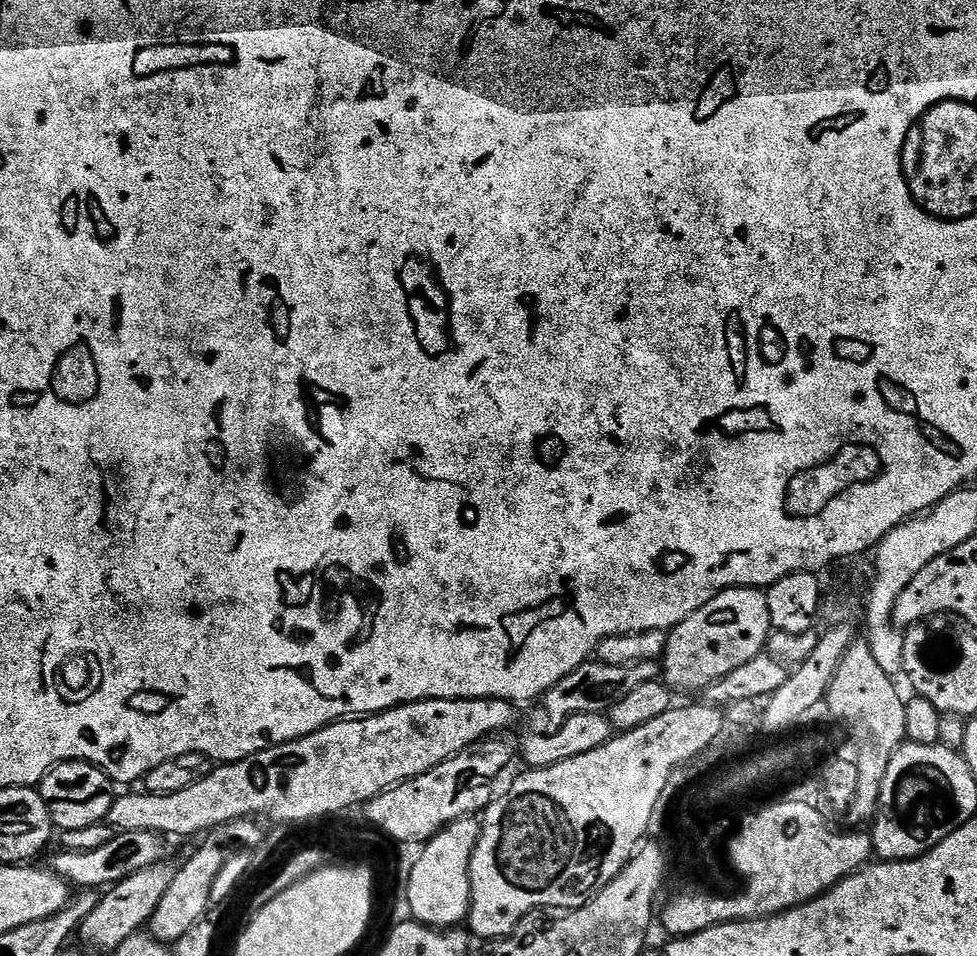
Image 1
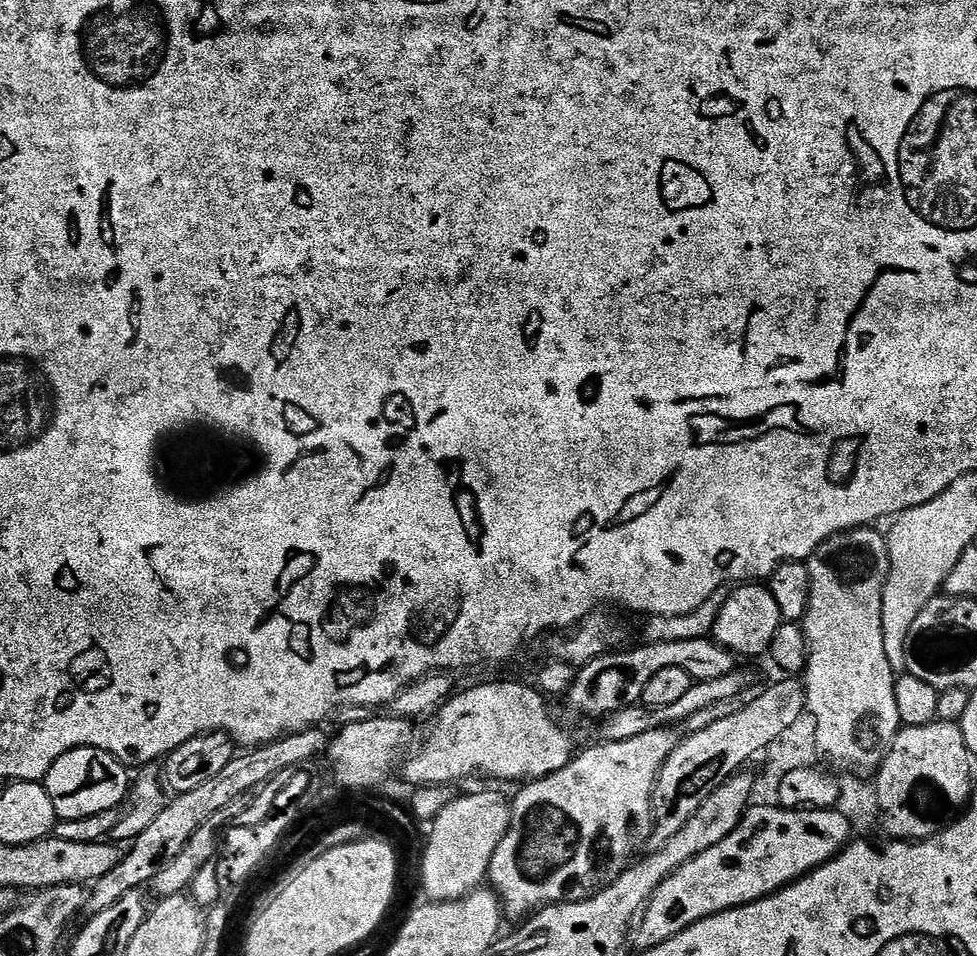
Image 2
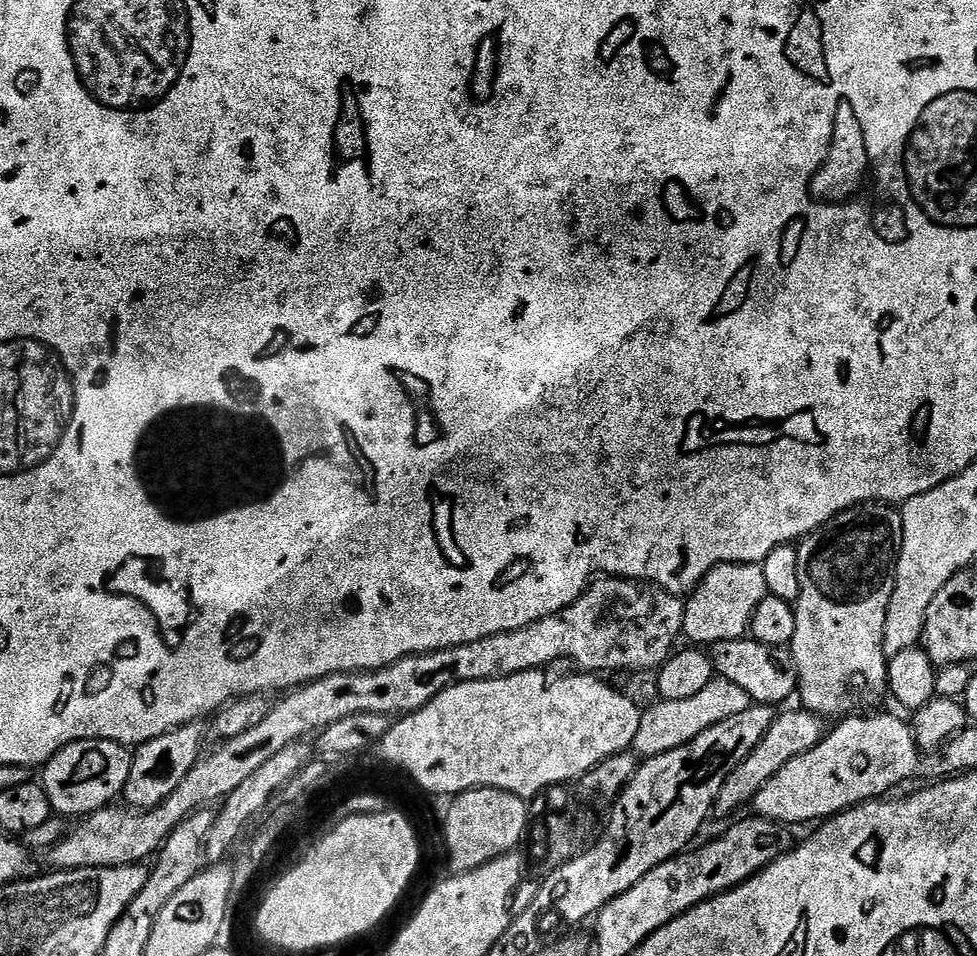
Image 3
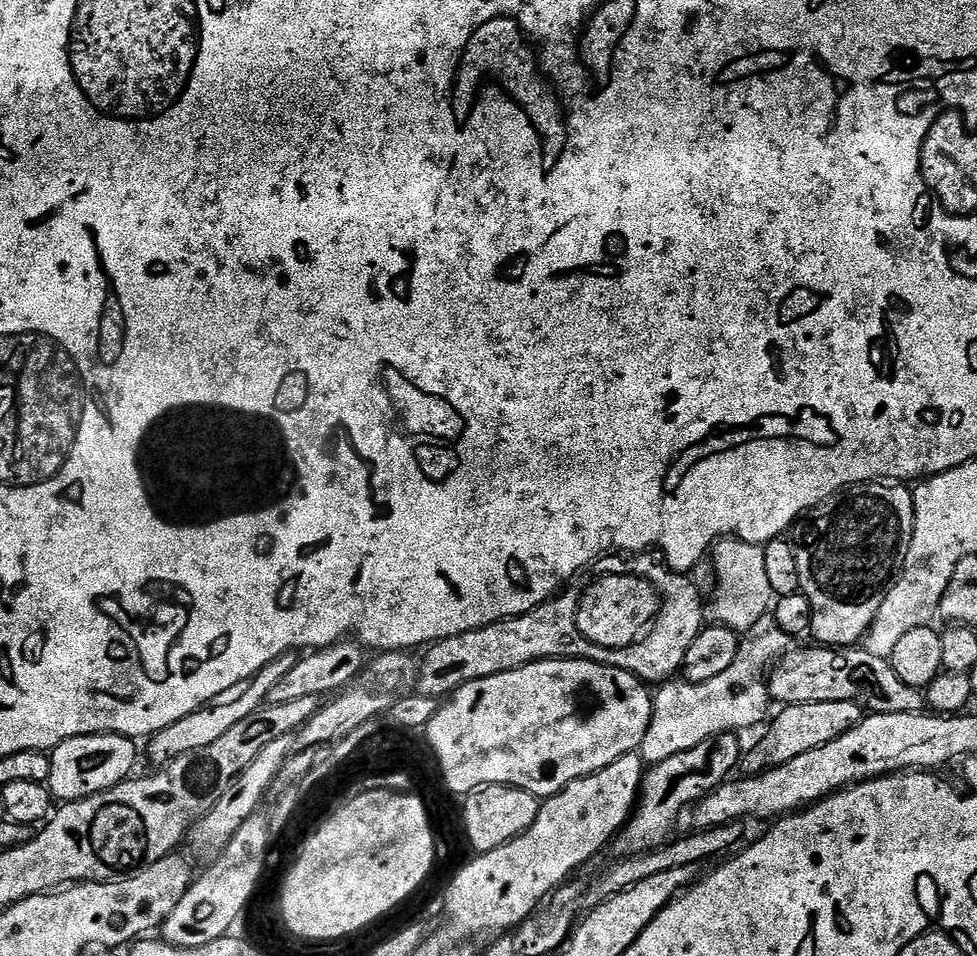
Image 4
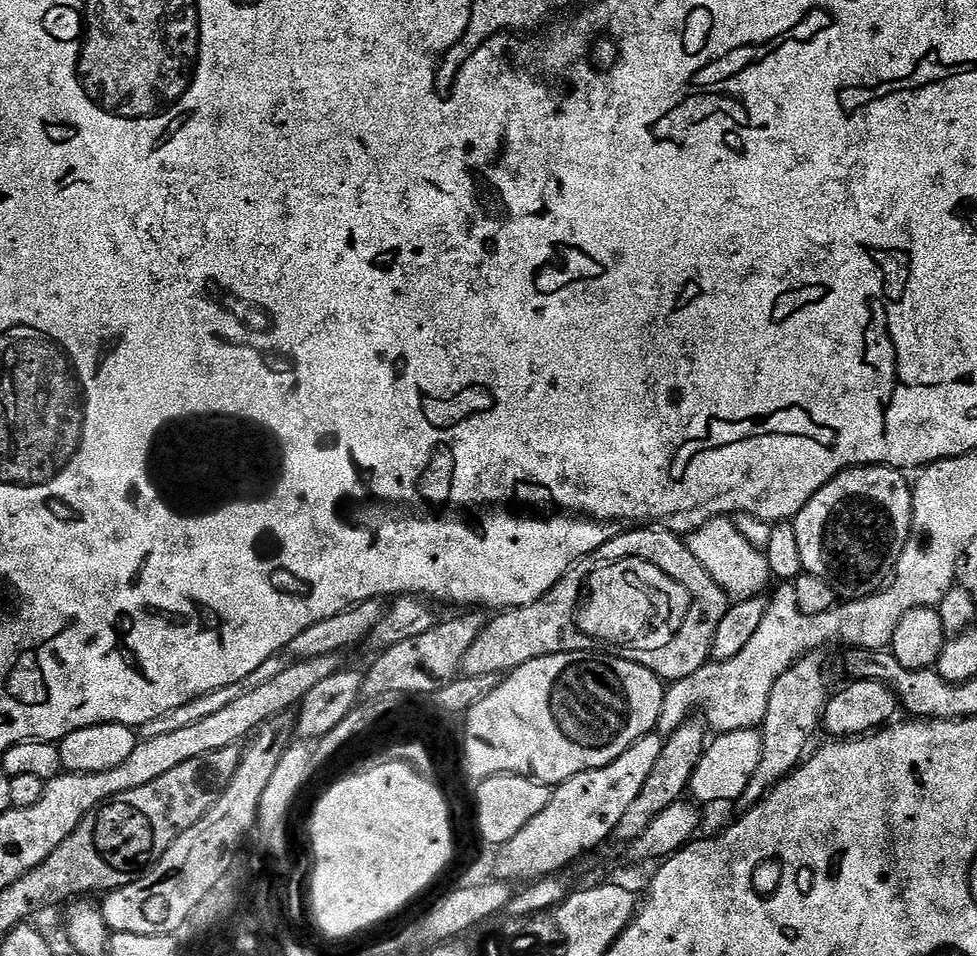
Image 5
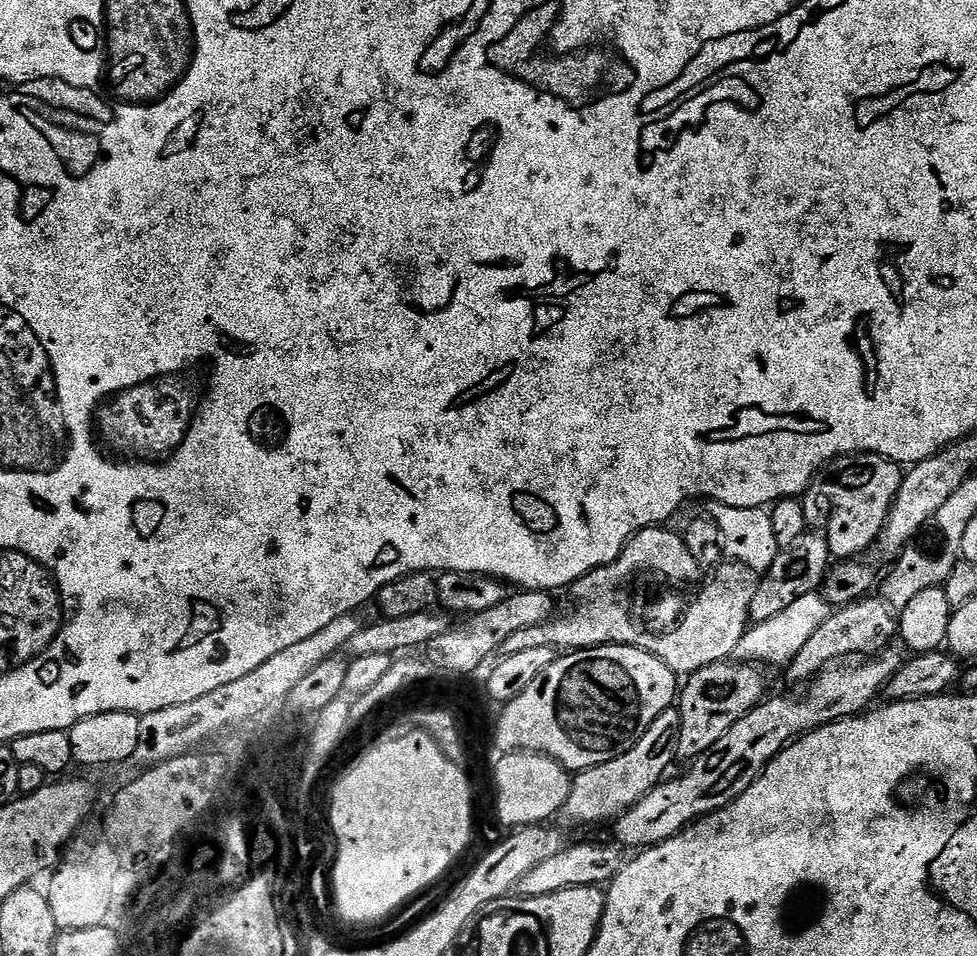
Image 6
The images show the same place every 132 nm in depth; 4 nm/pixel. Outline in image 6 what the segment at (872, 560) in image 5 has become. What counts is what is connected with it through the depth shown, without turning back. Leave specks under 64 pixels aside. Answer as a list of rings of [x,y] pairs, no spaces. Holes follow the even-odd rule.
[[[871,452],[841,456],[831,461],[830,466],[815,477],[814,492],[816,488],[817,494],[828,503],[832,511],[828,516],[828,529],[822,532],[828,540],[829,557],[840,562],[860,558],[875,545],[902,481],[904,472],[901,465],[874,456]]]

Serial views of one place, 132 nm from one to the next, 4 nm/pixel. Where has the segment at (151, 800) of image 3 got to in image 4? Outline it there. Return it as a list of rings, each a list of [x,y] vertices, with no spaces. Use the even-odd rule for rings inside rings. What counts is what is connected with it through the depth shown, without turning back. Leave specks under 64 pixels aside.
[[[292,654],[274,658],[257,676],[248,681],[246,694],[241,694],[238,702],[229,702],[226,706],[213,702],[199,708],[194,714],[172,723],[166,730],[157,732],[147,741],[149,760],[156,764],[154,766],[166,766],[170,761],[177,760],[182,754],[189,753],[190,750],[202,750],[202,746],[210,746],[210,742],[222,738],[222,734],[227,734],[233,726],[238,726],[238,722],[242,722],[242,718],[250,718],[250,714],[265,707],[270,690],[274,686],[278,686],[278,682],[290,670],[294,670],[296,662],[297,657]]]

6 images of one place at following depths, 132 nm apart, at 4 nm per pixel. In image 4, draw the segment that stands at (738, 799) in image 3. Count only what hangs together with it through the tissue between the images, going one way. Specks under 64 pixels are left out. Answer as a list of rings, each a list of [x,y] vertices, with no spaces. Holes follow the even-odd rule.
[[[855,700],[846,702],[810,702],[809,704],[790,704],[779,709],[776,717],[763,729],[764,737],[745,751],[742,756],[743,771],[748,774],[759,774],[776,768],[780,764],[790,762],[790,758],[798,758],[798,754],[806,754],[806,750],[818,750],[818,746],[826,746],[826,742],[834,742],[834,738],[842,738],[846,730],[854,730],[858,722],[864,719],[866,712]]]

